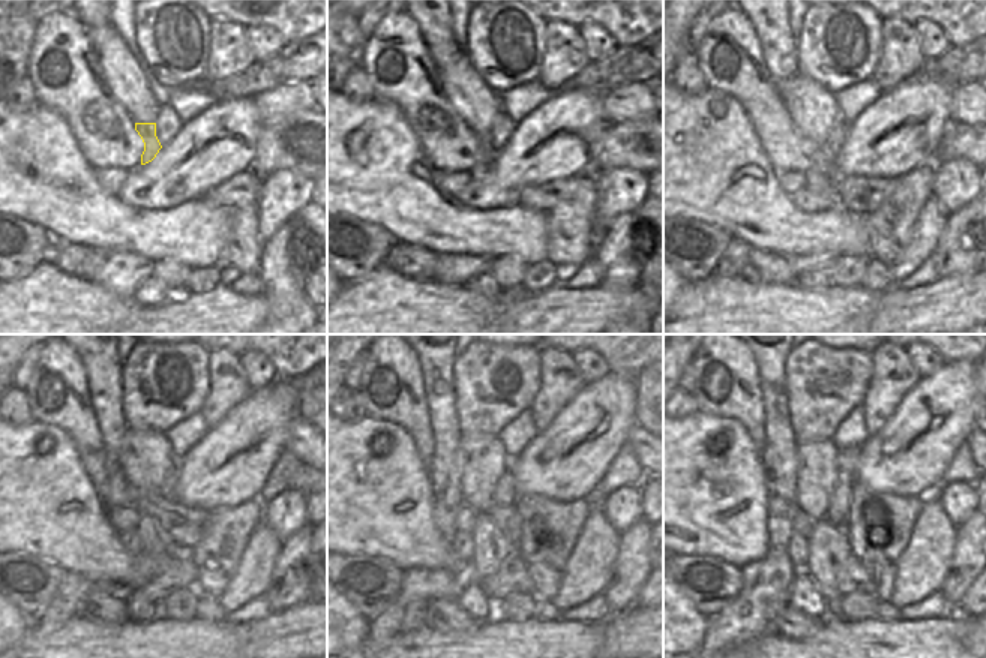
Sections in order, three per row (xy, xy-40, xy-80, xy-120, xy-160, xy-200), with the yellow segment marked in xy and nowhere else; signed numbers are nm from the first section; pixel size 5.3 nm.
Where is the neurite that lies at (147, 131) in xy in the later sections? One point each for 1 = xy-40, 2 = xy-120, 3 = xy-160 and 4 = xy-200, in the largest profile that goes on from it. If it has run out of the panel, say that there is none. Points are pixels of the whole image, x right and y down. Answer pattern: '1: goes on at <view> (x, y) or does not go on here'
1: goes on at xy-40 (488, 153)
2: goes on at xy-120 (155, 540)
3: goes on at xy-160 (491, 546)
4: goes on at xy-200 (829, 552)

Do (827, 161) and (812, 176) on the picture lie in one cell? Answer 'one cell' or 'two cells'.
two cells

